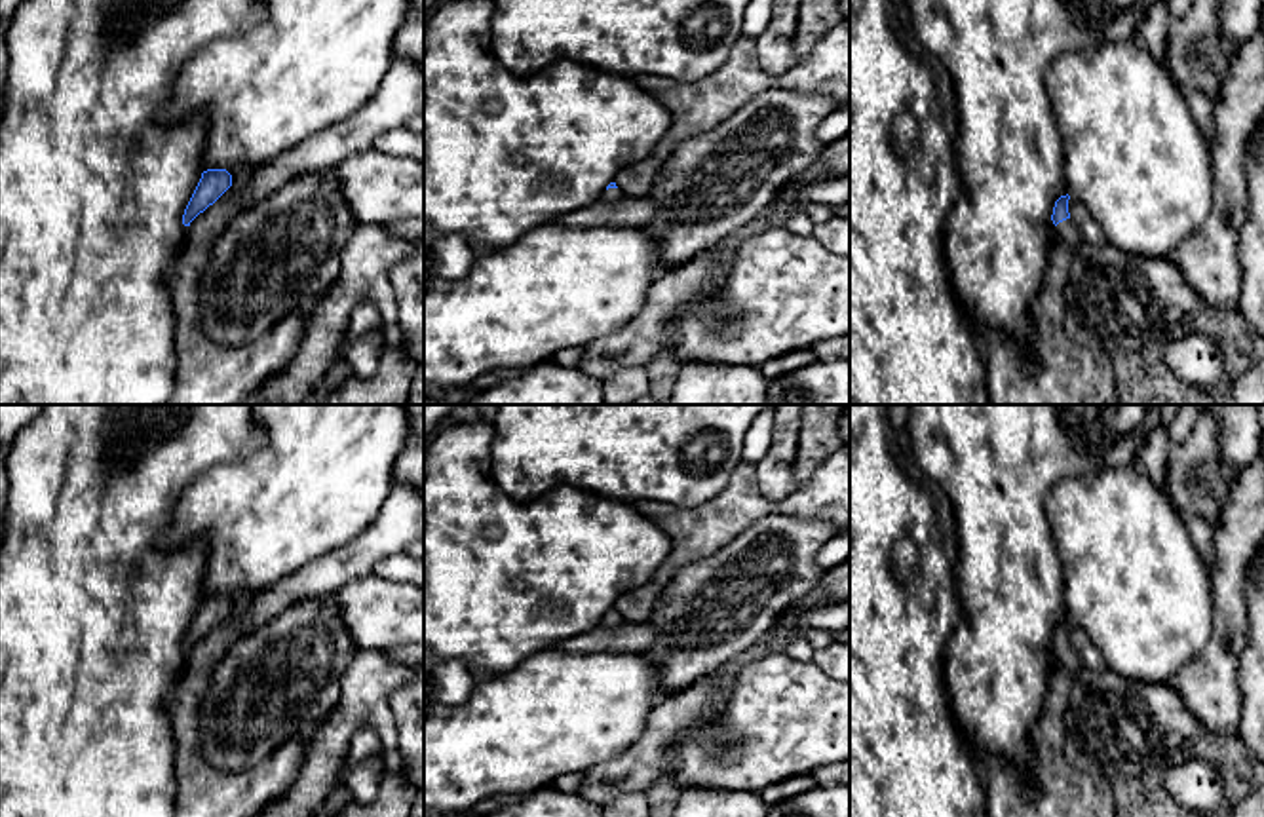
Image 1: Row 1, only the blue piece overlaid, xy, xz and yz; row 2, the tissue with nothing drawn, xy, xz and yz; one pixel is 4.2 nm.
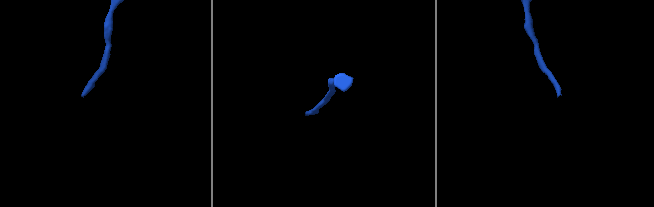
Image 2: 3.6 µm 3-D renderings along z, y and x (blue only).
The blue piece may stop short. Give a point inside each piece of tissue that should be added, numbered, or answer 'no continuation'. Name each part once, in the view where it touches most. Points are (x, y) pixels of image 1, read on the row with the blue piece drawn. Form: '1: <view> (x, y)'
1: yz (1067, 230)

